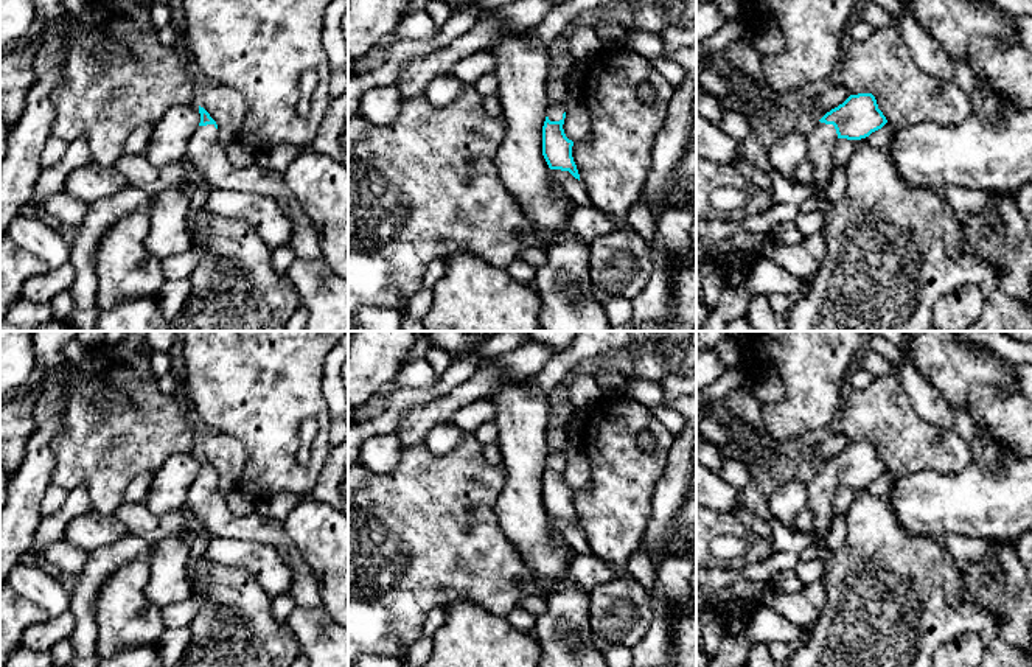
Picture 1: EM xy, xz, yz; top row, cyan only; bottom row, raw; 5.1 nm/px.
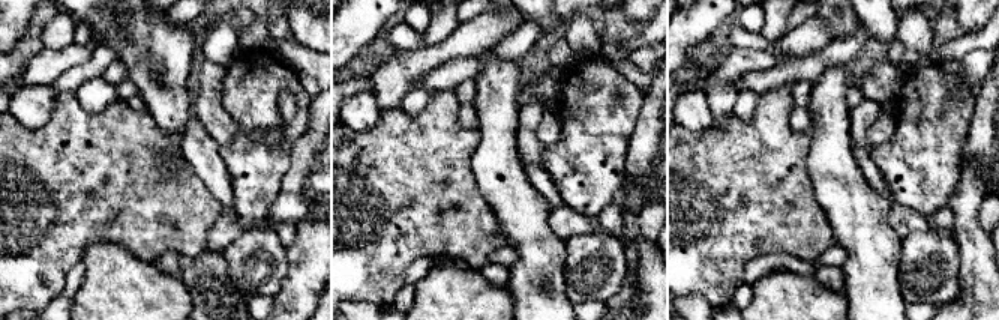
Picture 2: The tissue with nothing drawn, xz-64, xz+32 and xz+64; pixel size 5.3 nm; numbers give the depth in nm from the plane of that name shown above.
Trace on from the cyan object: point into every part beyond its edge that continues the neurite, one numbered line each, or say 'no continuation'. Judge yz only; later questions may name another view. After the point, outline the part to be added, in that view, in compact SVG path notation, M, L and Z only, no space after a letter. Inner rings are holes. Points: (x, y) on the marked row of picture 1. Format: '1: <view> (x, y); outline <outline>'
1: yz (821, 140); outline M821 121L814 123L814 129L808 134L808 160L813 165L814 185L828 185L835 173L833 151L838 134L833 124Z

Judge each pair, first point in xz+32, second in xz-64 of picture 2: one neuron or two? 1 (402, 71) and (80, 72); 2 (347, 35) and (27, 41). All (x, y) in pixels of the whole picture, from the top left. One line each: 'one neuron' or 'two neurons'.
1: one neuron
2: two neurons

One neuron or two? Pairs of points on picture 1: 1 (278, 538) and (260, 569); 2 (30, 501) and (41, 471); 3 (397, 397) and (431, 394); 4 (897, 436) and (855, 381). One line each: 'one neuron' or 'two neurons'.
1: two neurons
2: one neuron
3: one neuron
4: two neurons

